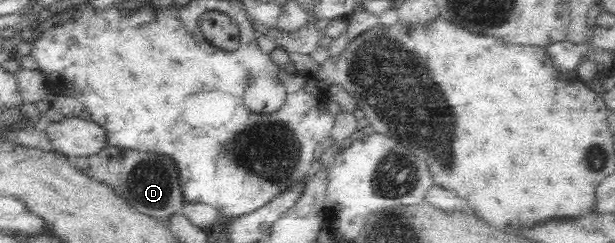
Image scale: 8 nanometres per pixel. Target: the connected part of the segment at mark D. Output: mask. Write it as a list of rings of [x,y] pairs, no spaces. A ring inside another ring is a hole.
[[[102,146],[96,153],[72,158],[74,166],[103,181],[136,211],[166,224],[170,217],[180,214],[188,201],[182,186],[182,170],[172,154],[156,150]]]

